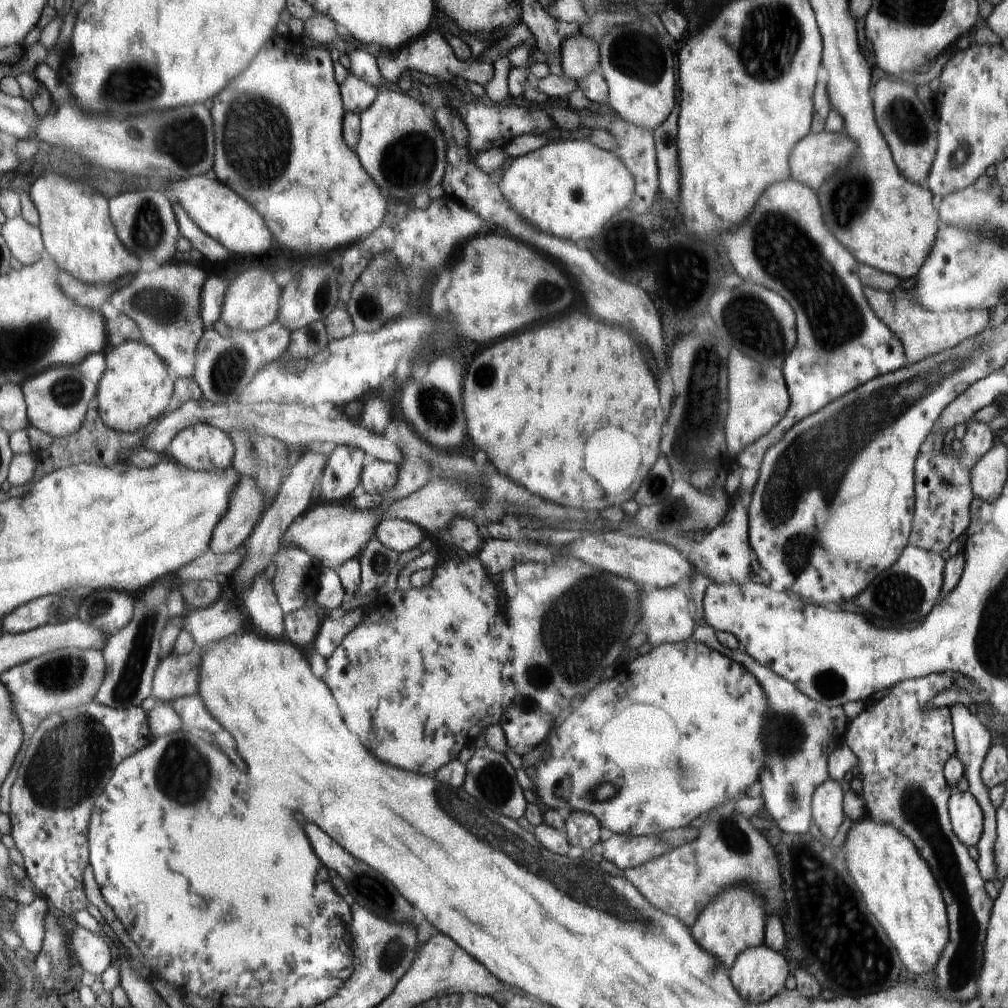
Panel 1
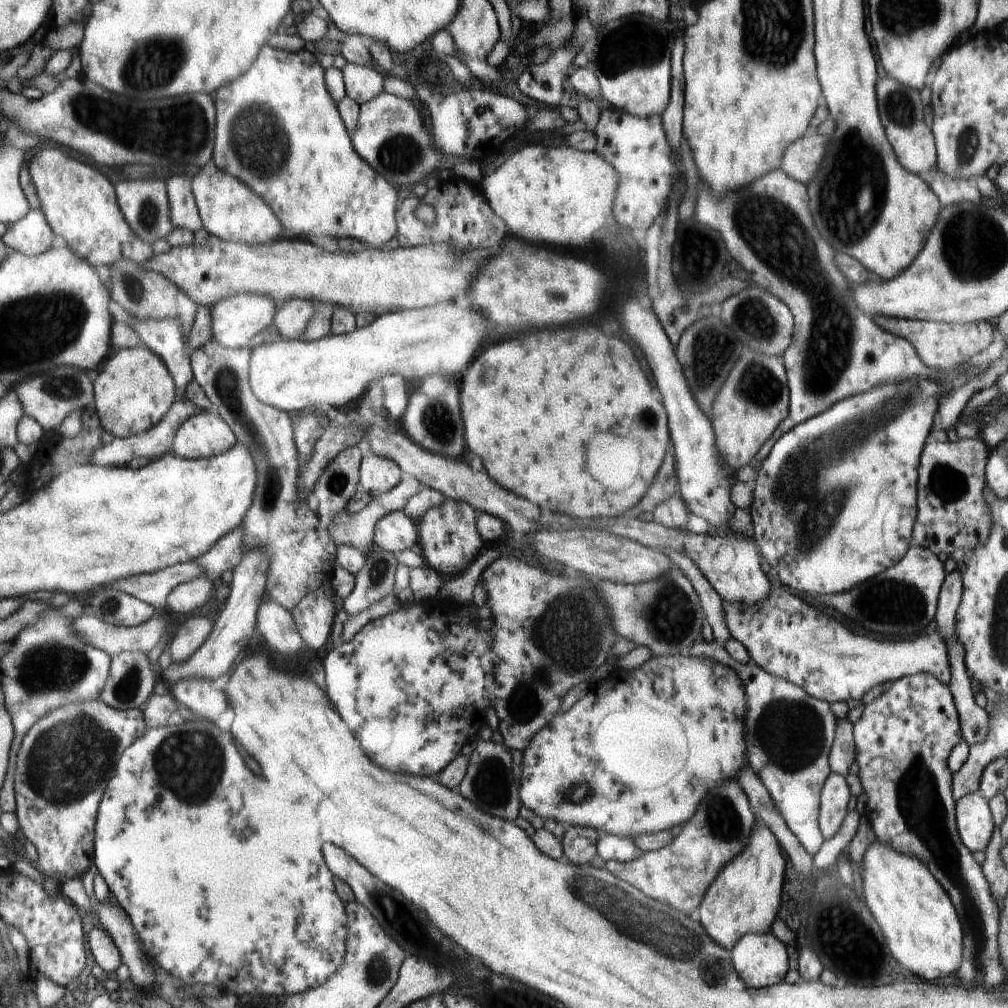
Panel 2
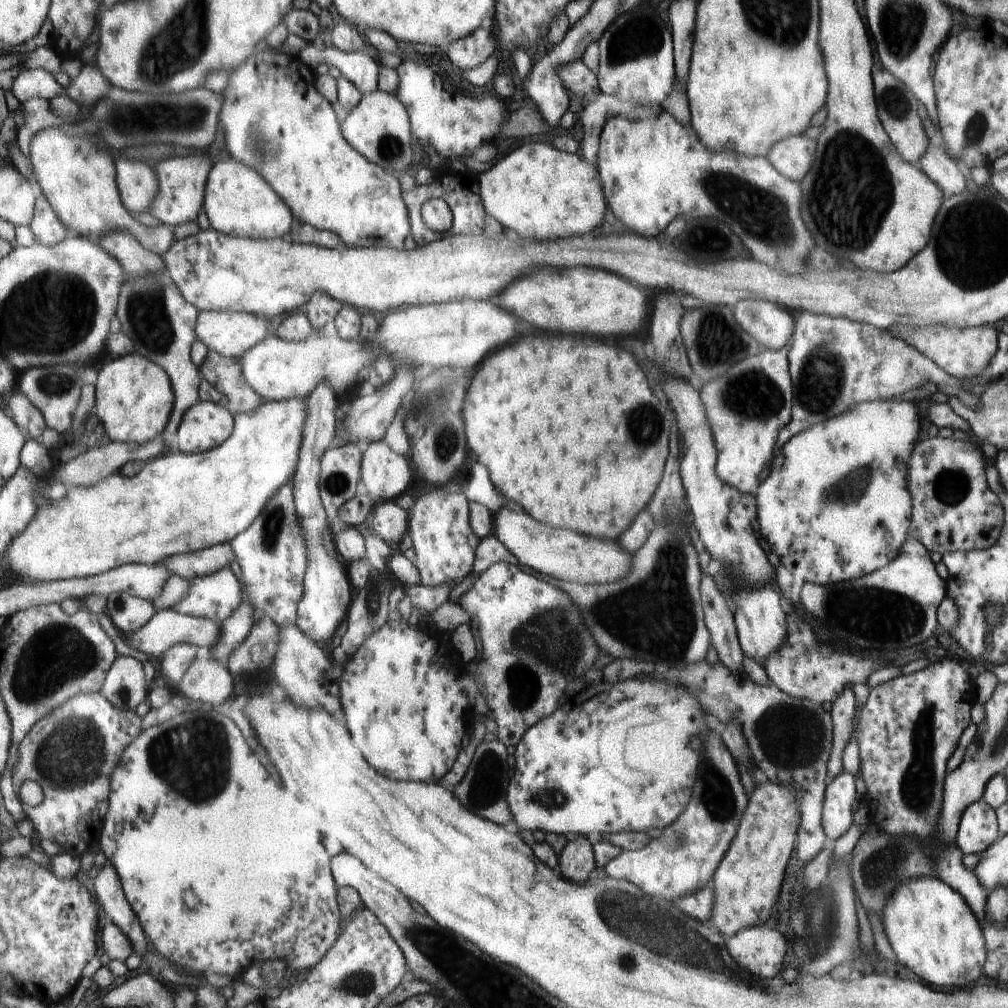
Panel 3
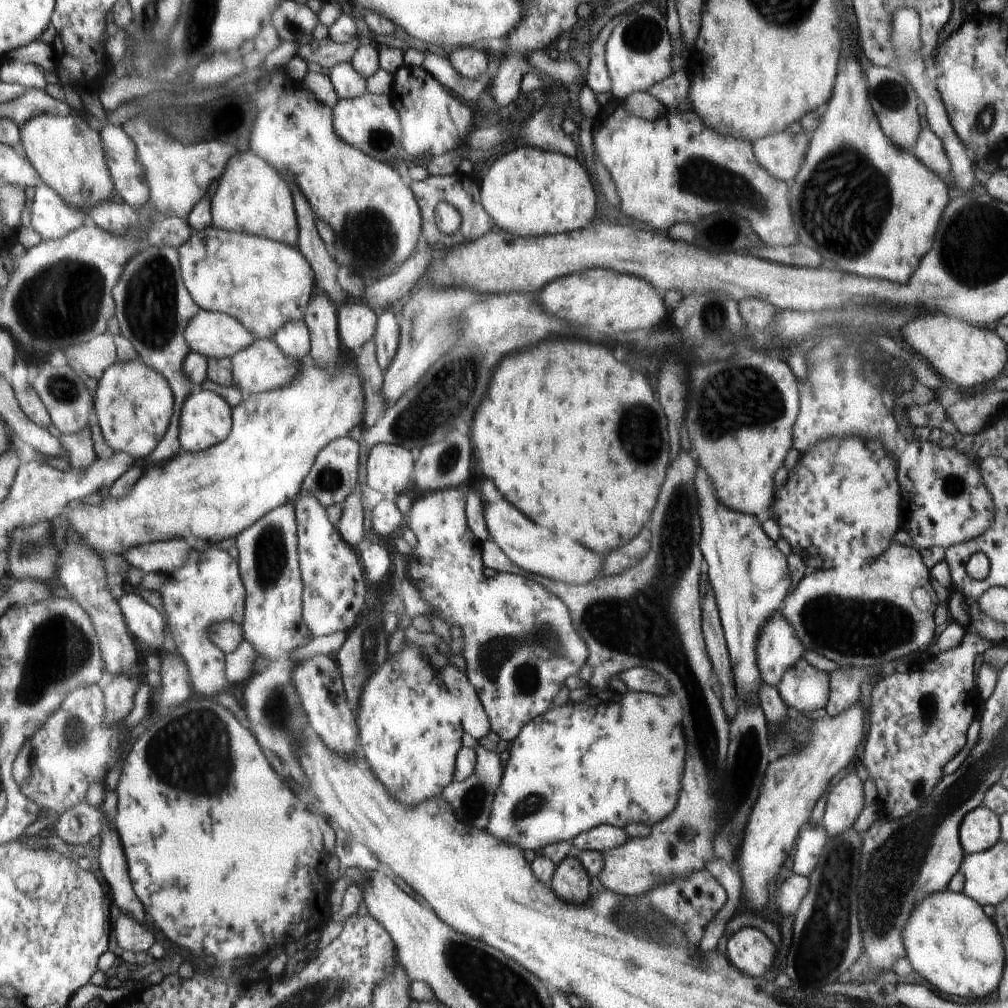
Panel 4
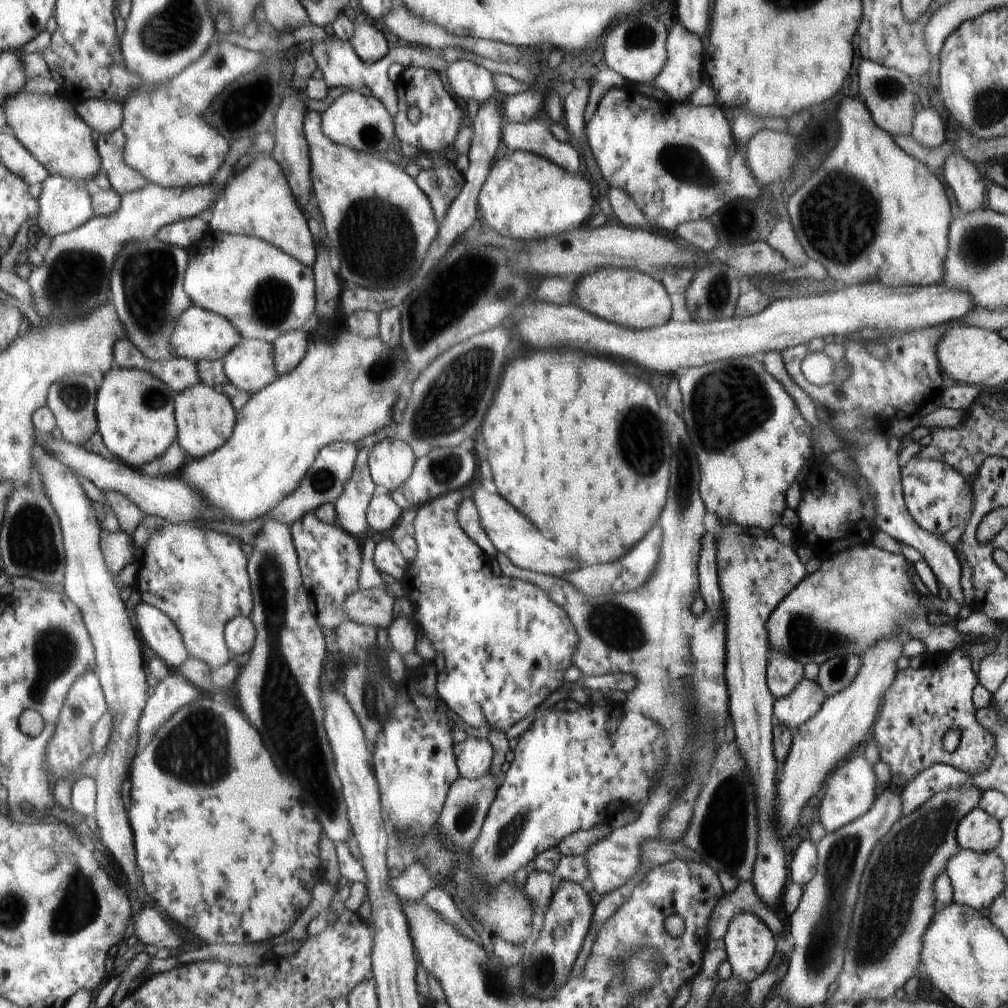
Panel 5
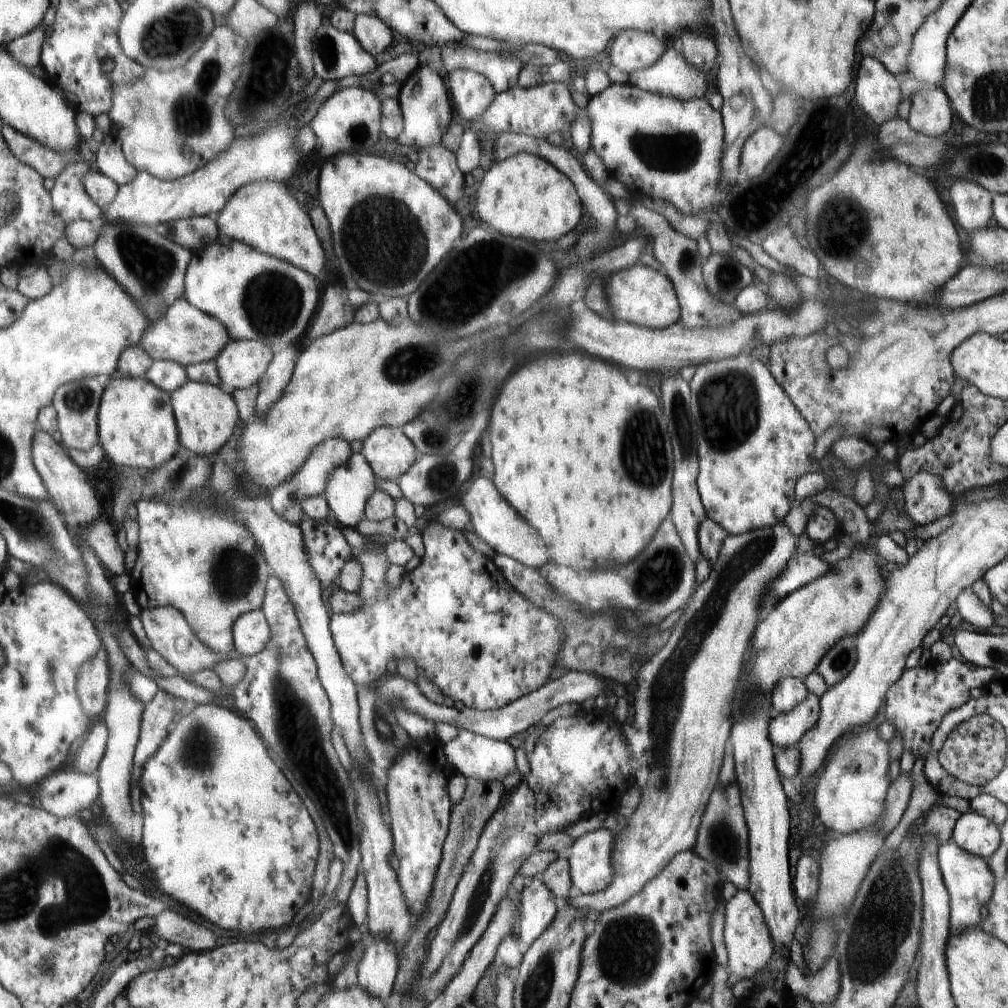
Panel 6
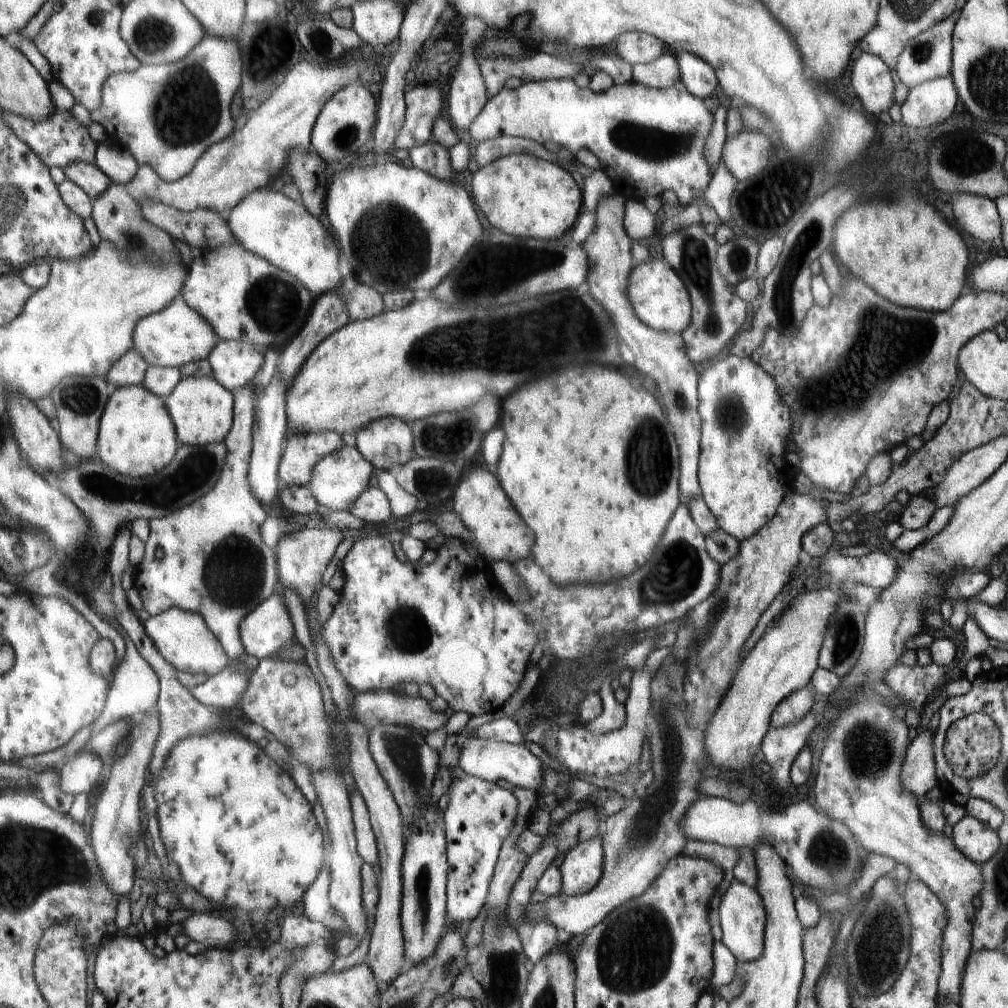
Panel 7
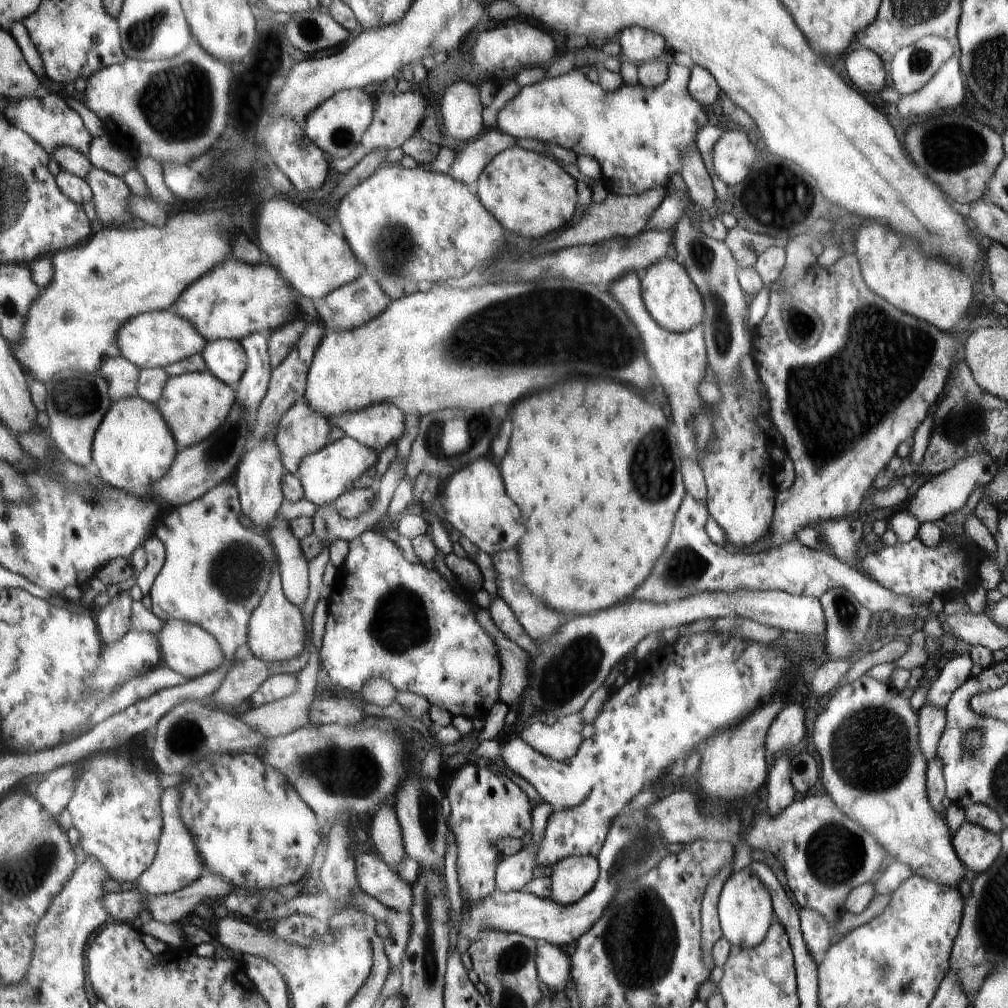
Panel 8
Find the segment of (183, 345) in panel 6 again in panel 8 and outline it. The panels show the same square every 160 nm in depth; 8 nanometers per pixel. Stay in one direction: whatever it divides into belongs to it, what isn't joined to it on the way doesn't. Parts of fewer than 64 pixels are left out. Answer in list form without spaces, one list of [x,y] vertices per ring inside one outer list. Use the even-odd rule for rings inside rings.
[[[173,308],[165,311],[141,313],[130,319],[123,326],[119,343],[123,350],[122,356],[129,358],[140,370],[145,368],[163,368],[180,363],[200,355],[205,350],[207,342],[197,331],[197,328]]]

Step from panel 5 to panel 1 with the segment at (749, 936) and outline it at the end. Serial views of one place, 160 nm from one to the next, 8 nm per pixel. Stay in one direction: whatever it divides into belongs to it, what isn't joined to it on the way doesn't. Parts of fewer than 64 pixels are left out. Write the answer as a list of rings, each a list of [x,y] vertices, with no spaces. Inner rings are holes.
[[[764,945],[760,948],[749,948],[743,951],[729,970],[729,979],[734,988],[738,988],[737,991],[742,992],[742,996],[746,996],[746,1000],[750,1000],[750,1004],[768,1002],[770,998],[774,998],[776,994],[784,991],[786,978],[788,978],[788,966],[786,966],[784,956]]]

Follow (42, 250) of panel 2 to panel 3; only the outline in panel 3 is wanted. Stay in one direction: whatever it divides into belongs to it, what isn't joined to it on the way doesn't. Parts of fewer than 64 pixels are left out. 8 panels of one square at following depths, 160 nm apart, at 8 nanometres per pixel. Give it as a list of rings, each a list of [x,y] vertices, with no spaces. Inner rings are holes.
[[[40,190],[31,229],[37,242],[49,247],[58,246],[72,234],[67,224],[58,216],[57,210],[50,204],[46,193]]]

